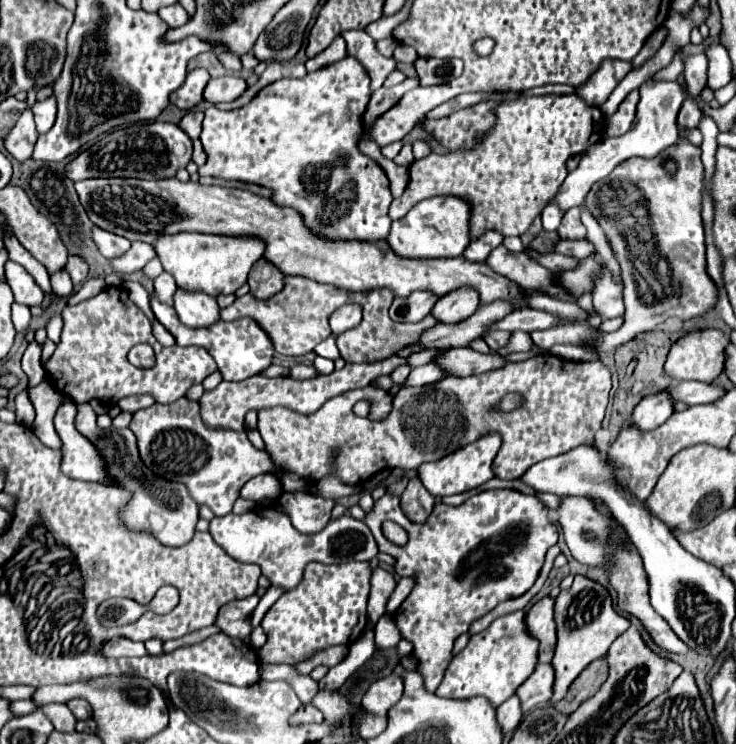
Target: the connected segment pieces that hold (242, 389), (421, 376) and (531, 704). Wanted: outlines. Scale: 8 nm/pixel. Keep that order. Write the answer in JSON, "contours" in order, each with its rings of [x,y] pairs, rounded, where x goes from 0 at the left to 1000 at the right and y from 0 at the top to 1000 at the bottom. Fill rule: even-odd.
{"contours":[[[[534,477],[523,485],[512,485],[512,488],[469,488],[469,493],[463,499],[452,499],[450,504],[439,504],[439,507],[425,507],[425,509],[365,509],[357,504],[341,507],[336,512],[325,512],[325,515],[311,515],[311,512],[300,512],[295,523],[289,526],[279,526],[276,534],[270,536],[273,544],[273,560],[284,574],[306,574],[306,577],[319,577],[319,579],[330,579],[330,563],[333,555],[338,550],[360,550],[360,547],[374,547],[374,544],[385,544],[393,547],[404,555],[420,558],[428,555],[442,539],[447,539],[455,531],[463,531],[474,523],[488,523],[501,517],[510,507],[515,504],[531,504],[542,491],[550,491],[553,483]],[[531,499],[531,501],[529,501]]],[[[583,488],[583,491],[575,491],[575,493],[564,493],[549,519],[537,517],[527,528],[531,532],[537,532],[545,520],[588,517],[605,504],[613,504],[613,501],[605,499],[605,496],[596,496],[591,488]]],[[[732,891],[727,905],[719,910],[719,915],[713,915],[708,926],[702,926],[702,934],[708,940],[711,958],[746,942],[746,937],[751,937],[751,894]]]]}

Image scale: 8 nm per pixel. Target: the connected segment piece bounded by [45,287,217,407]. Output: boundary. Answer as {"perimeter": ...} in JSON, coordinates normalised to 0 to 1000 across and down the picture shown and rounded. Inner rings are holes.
{"perimeter":[[[143,386],[135,397],[129,397],[124,402],[115,402],[115,405],[99,410],[99,413],[91,410],[86,415],[86,431],[88,431],[88,437],[86,437],[83,458],[77,461],[75,474],[61,488],[61,499],[64,499],[67,509],[77,512],[77,523],[105,544],[121,542],[124,536],[132,536],[135,542],[151,547],[151,544],[159,544],[159,539],[167,536],[167,534],[192,531],[192,528],[208,528],[213,542],[235,542],[235,539],[246,536],[260,517],[273,515],[281,504],[295,499],[295,491],[292,491],[289,480],[276,469],[243,466],[243,464],[235,464],[235,466],[216,464],[216,458],[208,453],[205,431],[175,402],[173,388],[167,388],[167,386]],[[186,461],[202,461],[211,469],[212,485],[205,496],[189,496],[189,493],[183,493],[173,485],[175,469]]]}

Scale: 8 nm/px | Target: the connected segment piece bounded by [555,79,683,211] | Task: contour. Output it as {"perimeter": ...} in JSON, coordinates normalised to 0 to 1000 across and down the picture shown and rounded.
{"perimeter":[[[879,106],[871,117],[868,117],[868,141],[865,141],[865,157],[860,163],[860,171],[836,187],[819,187],[814,192],[808,192],[806,198],[800,198],[800,203],[792,206],[789,219],[781,230],[776,230],[770,235],[770,241],[765,243],[754,273],[770,284],[776,278],[787,278],[795,267],[795,262],[800,259],[800,254],[806,251],[808,243],[825,238],[830,233],[830,227],[836,222],[841,222],[844,216],[855,214],[855,211],[890,211],[893,206],[898,206],[901,200],[906,200],[909,195],[914,195],[920,190],[920,152],[923,144],[928,138],[928,117],[923,109],[887,109]]]}

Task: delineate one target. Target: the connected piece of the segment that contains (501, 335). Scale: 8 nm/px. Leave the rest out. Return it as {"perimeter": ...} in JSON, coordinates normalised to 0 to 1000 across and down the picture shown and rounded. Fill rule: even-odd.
{"perimeter":[[[662,445],[656,450],[656,456],[659,456],[659,461],[664,464],[667,472],[675,472],[678,466],[683,466],[692,458],[692,450],[694,450],[692,445]]]}

